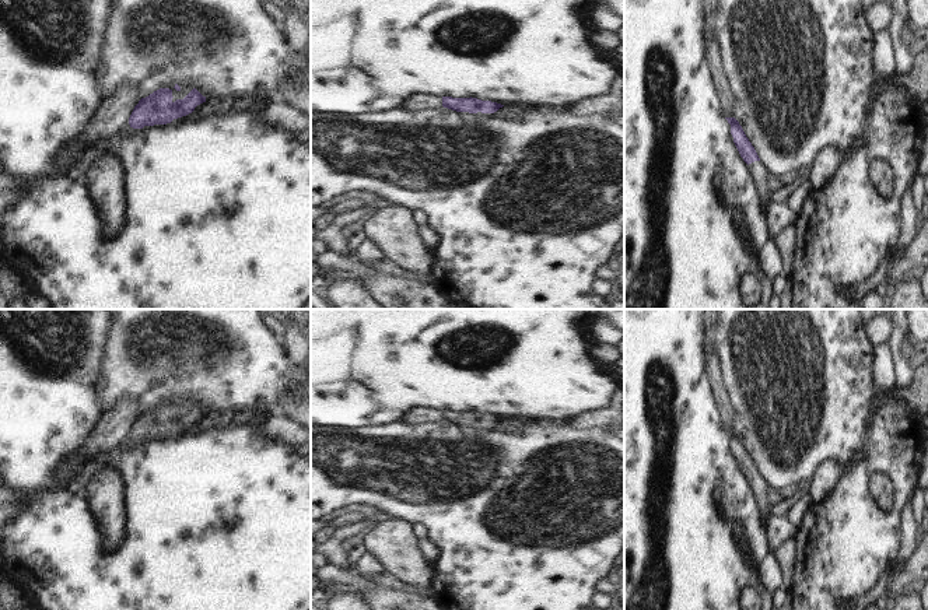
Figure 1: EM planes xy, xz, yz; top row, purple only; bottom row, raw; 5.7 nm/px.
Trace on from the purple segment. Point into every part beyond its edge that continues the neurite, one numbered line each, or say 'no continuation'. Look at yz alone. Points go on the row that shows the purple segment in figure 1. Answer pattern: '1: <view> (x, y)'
1: yz (760, 174)

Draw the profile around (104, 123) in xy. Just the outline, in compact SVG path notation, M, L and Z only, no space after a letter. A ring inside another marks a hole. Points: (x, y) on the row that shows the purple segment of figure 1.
M136 83L119 88L111 97L101 99L85 130L62 150L55 168L64 172L85 146L94 146L99 140L113 137L129 123L129 118L139 101L139 85Z

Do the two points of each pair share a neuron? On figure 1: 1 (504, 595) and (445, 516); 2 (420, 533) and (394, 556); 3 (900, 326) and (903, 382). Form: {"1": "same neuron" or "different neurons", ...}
{"1": "same neuron", "2": "different neurons", "3": "same neuron"}

